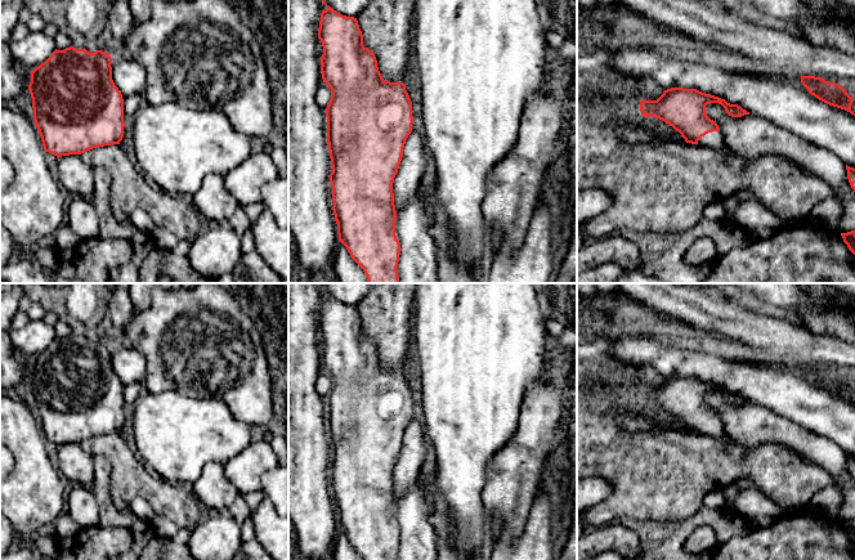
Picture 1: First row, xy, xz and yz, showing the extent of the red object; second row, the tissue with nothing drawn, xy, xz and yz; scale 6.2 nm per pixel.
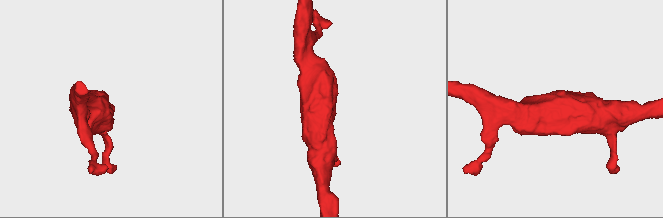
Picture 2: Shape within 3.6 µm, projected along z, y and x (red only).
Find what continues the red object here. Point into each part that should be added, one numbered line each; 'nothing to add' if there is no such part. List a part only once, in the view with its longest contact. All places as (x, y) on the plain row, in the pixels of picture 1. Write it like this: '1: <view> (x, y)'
1: yz (715, 428)

